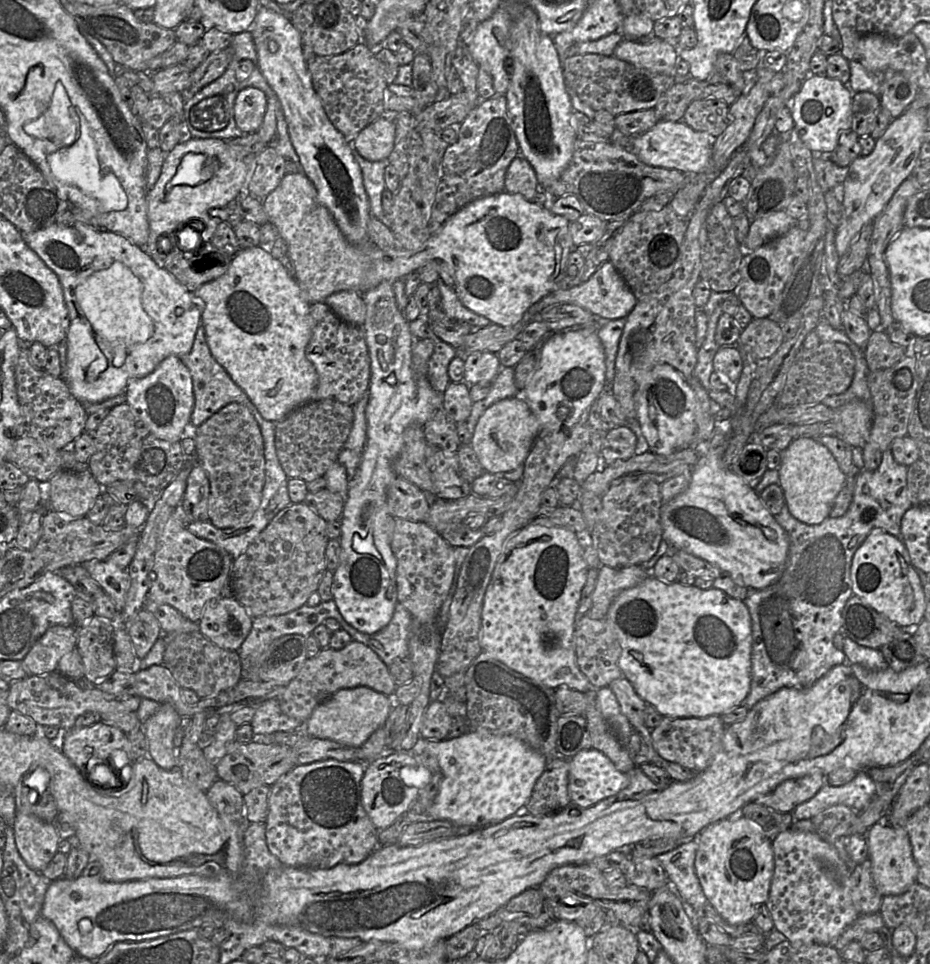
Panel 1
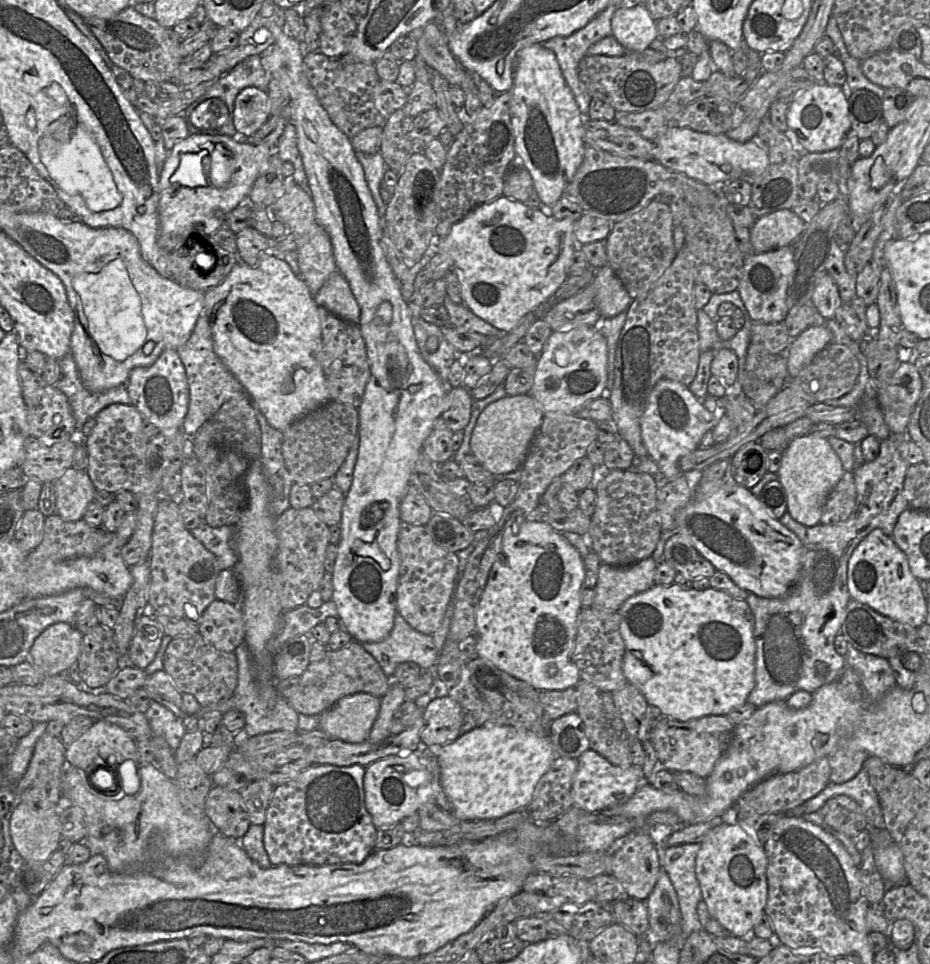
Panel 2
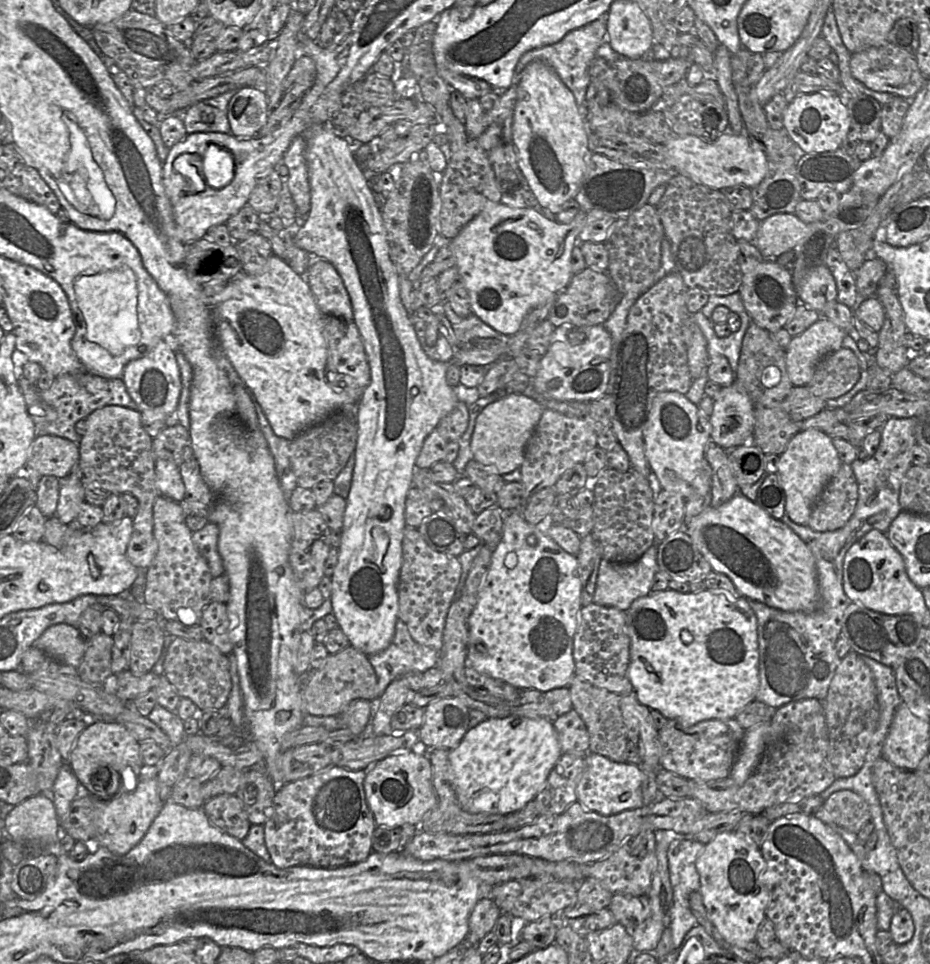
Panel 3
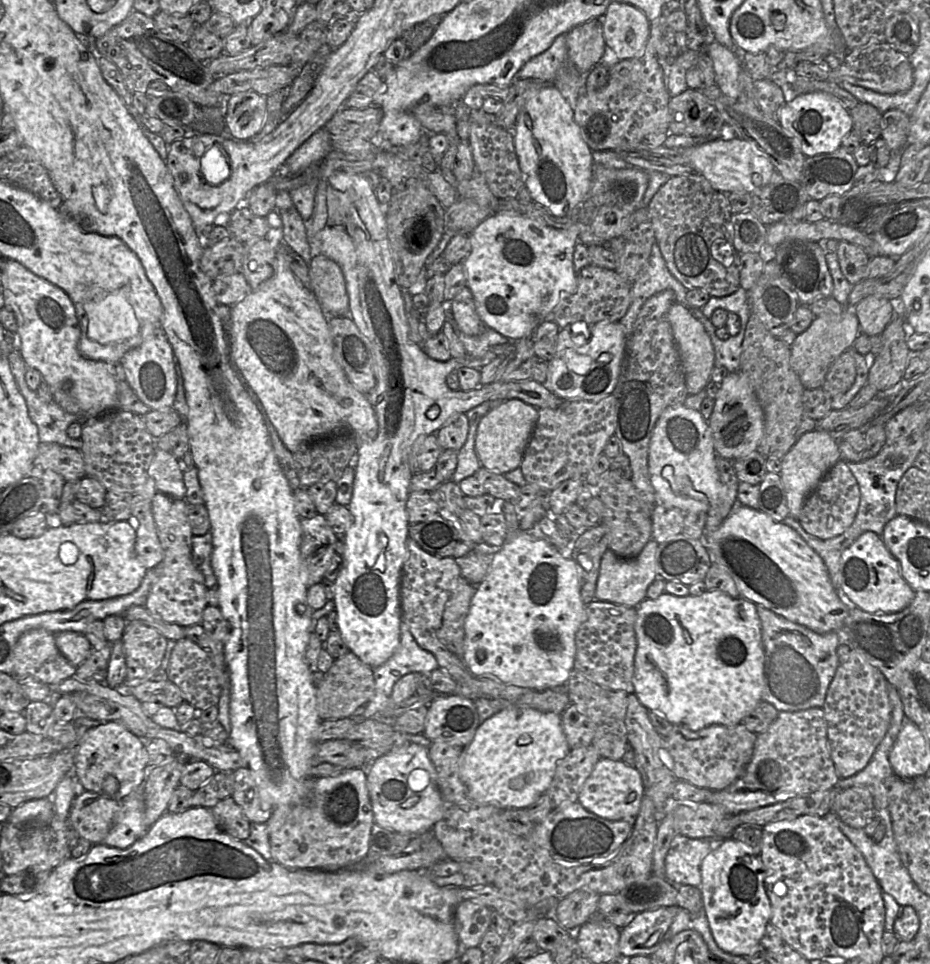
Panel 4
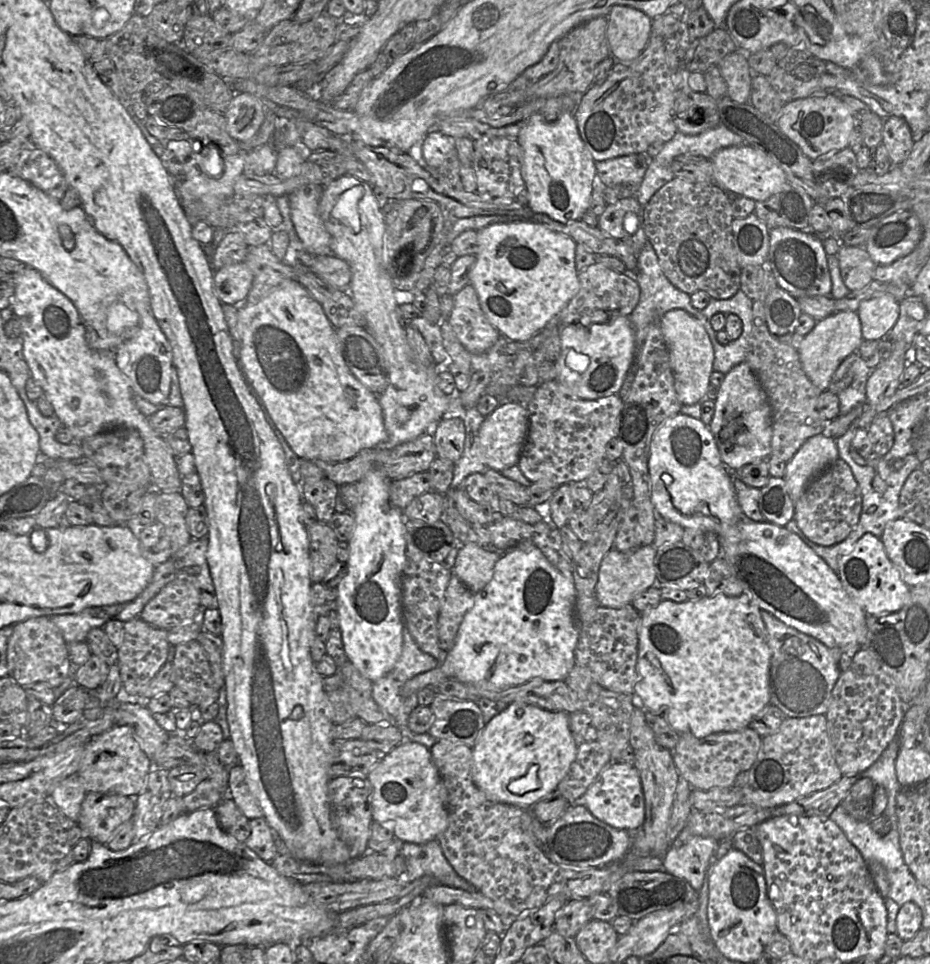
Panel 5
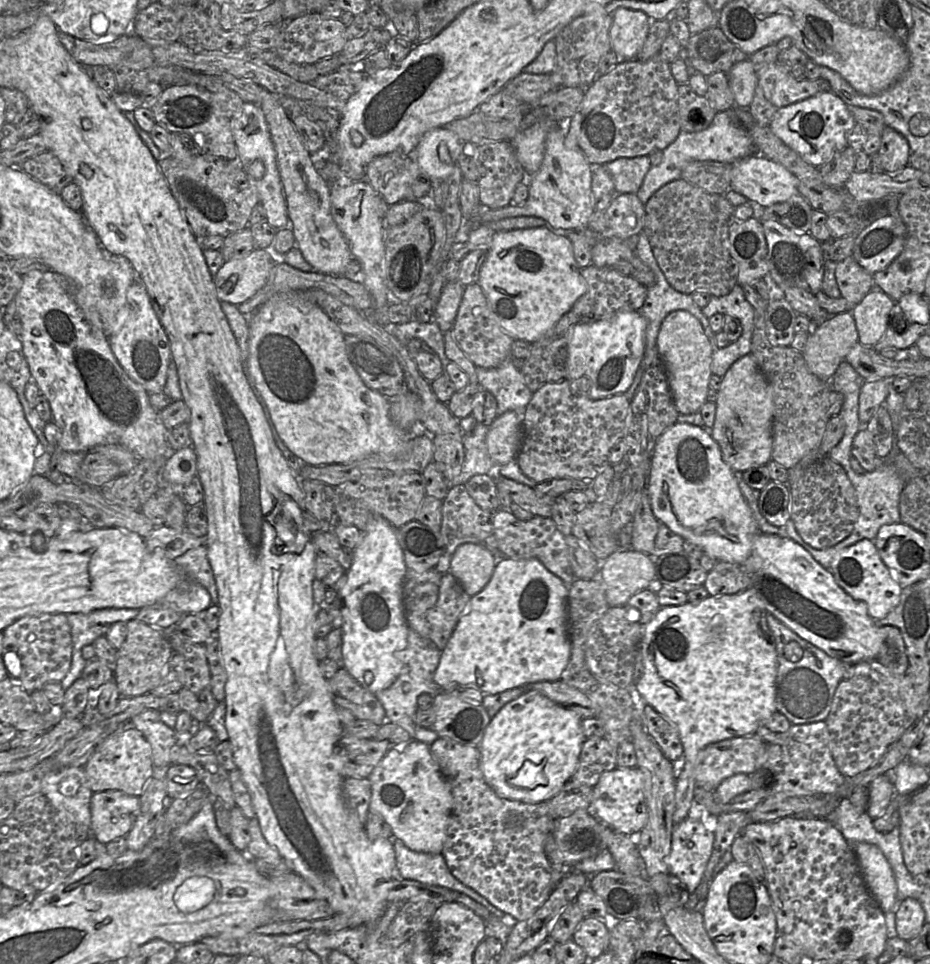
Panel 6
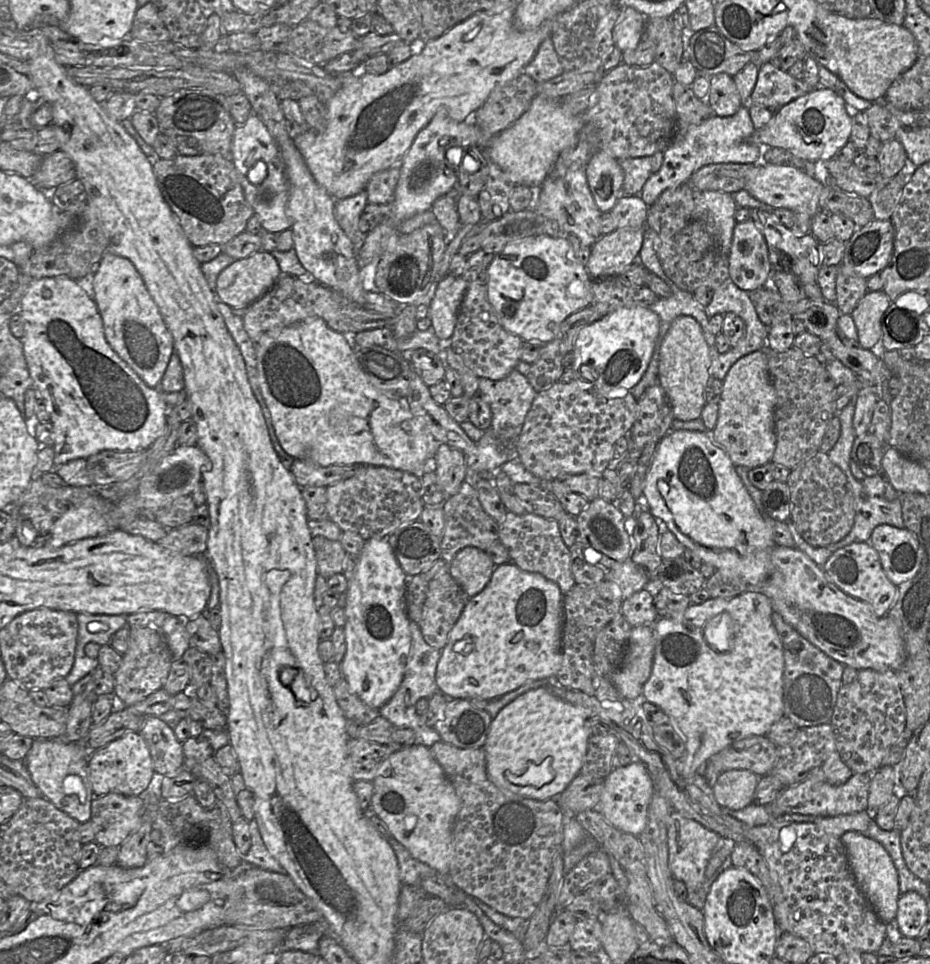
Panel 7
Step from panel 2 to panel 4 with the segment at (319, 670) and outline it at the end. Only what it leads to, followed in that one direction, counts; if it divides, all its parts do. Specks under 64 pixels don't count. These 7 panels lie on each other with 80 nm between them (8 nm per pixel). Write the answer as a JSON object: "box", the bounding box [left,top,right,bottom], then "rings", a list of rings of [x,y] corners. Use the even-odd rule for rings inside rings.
{"box":[317,651,375,720],"rings":[[[348,651],[334,660],[324,679],[317,685],[317,709],[321,720],[350,718],[358,709],[367,705],[375,693],[373,668],[363,663],[354,653]]]}

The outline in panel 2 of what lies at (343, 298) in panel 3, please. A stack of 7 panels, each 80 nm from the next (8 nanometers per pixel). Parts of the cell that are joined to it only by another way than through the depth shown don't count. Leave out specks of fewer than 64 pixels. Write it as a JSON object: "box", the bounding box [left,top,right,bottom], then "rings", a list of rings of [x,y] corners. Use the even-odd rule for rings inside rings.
{"box":[314,272,360,325],"rings":[[[340,272],[329,276],[314,295],[314,300],[318,306],[326,308],[341,319],[359,325],[360,306],[347,280]]]}

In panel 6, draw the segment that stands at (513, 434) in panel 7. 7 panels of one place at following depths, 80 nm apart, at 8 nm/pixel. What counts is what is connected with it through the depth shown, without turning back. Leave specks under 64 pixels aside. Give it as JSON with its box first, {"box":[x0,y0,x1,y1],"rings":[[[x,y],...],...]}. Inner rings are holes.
{"box":[475,356,533,428],"rings":[[[512,356],[507,357],[499,366],[493,368],[483,368],[477,367],[475,369],[477,376],[478,376],[478,383],[484,390],[489,391],[497,401],[497,416],[505,413],[506,411],[514,411],[517,415],[519,420],[522,422],[523,428],[523,421],[525,418],[525,412],[527,406],[533,396],[533,392],[528,388],[524,376],[522,375],[521,371],[516,369],[512,364]]]}

